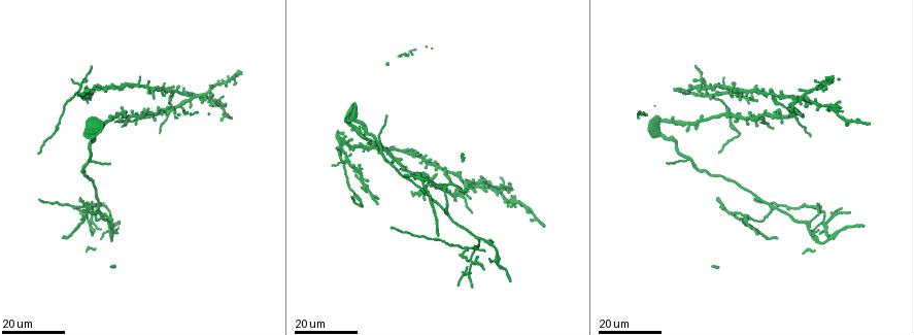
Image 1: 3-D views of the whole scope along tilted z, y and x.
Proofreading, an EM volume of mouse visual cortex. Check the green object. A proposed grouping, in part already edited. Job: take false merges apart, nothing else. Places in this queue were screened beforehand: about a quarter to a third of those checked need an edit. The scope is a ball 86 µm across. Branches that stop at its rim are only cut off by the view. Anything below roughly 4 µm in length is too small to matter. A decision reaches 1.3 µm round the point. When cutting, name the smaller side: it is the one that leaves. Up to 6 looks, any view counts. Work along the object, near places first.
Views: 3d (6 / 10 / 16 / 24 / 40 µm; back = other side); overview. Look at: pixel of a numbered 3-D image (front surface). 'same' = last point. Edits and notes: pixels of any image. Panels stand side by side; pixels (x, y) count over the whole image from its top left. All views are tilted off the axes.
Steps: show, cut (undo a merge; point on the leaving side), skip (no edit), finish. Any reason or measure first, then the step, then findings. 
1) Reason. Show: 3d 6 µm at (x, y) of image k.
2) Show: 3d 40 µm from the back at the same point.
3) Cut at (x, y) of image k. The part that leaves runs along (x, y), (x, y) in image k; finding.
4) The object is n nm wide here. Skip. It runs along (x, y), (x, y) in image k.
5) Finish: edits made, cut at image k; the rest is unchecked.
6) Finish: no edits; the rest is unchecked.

Show: 3d 16 µm at (345, 164) of image 1.

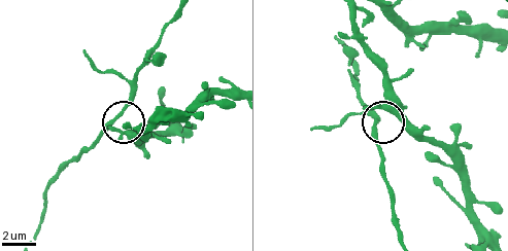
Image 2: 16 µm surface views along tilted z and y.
Show: 3d 10 µm at (119, 114) of image 2.

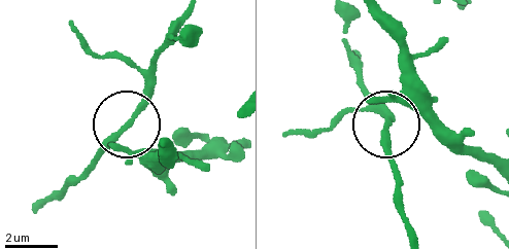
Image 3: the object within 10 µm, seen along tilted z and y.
The side arm is 11 µm long; 3 arms meet here. Skip. One neuron here.

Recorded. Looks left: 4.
Three arms meet. Show: 3d 16 µm at (808, 224) of image 1.

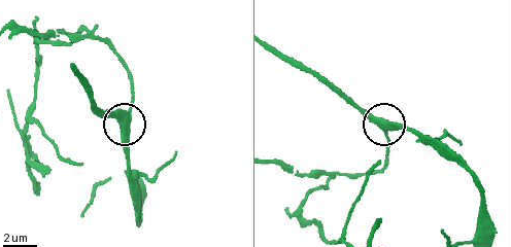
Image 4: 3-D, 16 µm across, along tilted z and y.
Show: 3d 10 µm at the same point.

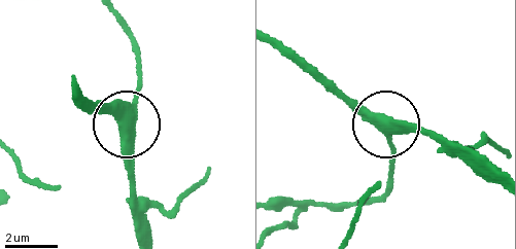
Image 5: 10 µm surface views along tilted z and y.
3 arms meet here. Skip. It runs along (276, 45), (315, 68), (381, 122), (437, 133) in image 5; one neuron here.

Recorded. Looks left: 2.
Show: 3d 24 µm at (98, 209) of image 1.

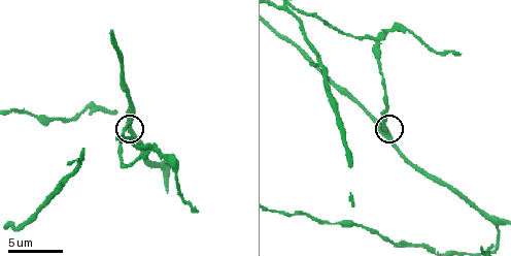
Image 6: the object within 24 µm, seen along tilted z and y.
Closer look. Show: 3d 6 µm at (128, 121) of image 6.

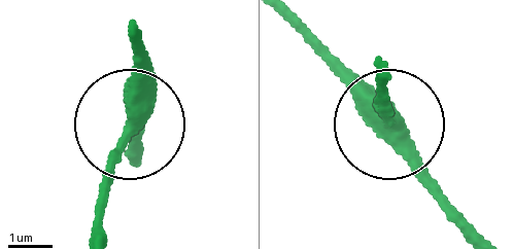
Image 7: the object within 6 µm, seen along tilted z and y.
The object is 340 nm wide here. Skip. Continuous, no second neuron.

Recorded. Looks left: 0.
Finish: no edits; the rest is unchecked.

